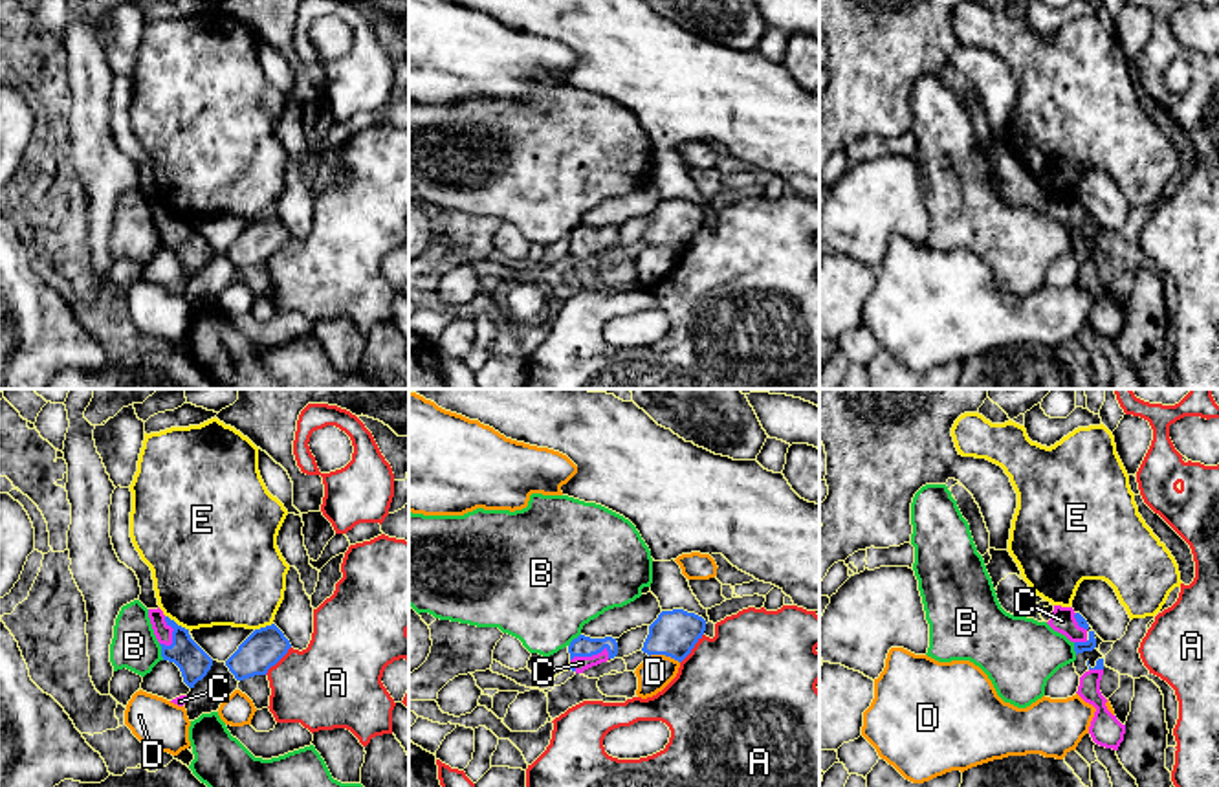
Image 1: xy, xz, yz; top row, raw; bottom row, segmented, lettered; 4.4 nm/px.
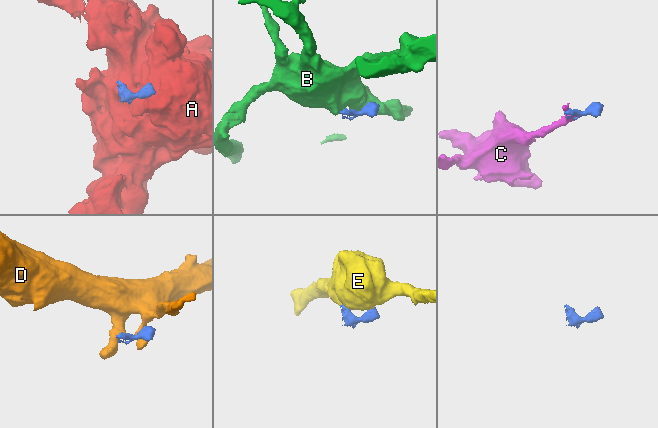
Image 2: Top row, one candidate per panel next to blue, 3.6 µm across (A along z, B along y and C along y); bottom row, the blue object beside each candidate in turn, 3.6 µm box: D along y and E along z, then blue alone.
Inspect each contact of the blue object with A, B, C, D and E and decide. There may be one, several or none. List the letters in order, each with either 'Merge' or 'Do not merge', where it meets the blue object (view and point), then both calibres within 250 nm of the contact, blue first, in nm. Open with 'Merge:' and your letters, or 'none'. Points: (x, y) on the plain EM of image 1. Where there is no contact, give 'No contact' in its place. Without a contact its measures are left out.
Merge: C
A: Do not merge. Touches blue at xz (693, 235). Thickness 200 nm (blue) against 480 nm
B: Do not merge. Touches blue at xy (162, 241). Thickness 140 nm (blue) against 200 nm
C: Merge. Touches blue at xz (587, 244). Thickness 100 nm (blue) against 60 nm
D: Do not merge. Touches blue at xz (664, 243). Thickness 200 nm (blue) against 150 nm
E: Do not merge. Touches blue at xy (176, 213). Thickness 140 nm (blue) against 460 nm

